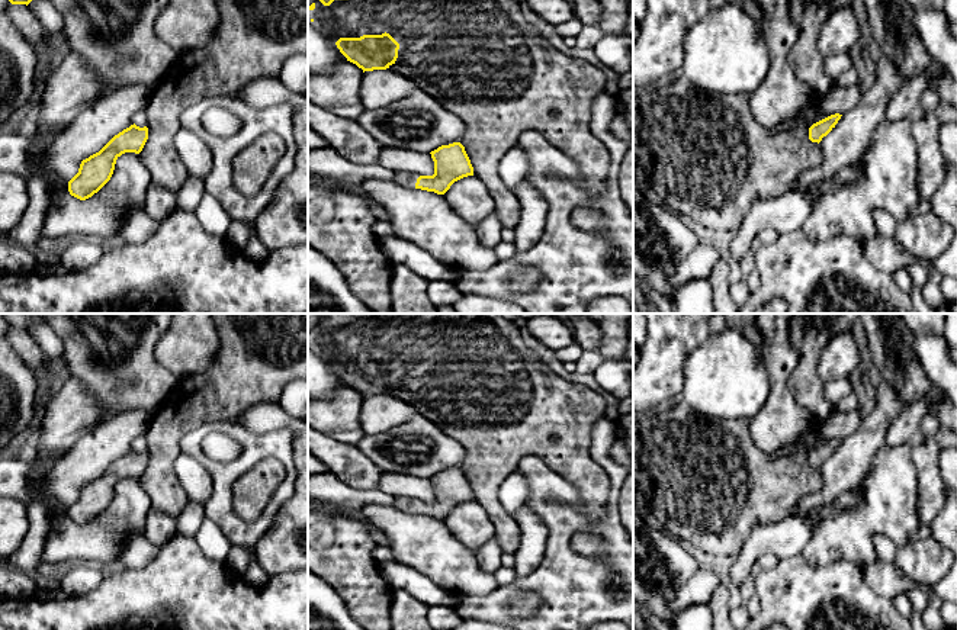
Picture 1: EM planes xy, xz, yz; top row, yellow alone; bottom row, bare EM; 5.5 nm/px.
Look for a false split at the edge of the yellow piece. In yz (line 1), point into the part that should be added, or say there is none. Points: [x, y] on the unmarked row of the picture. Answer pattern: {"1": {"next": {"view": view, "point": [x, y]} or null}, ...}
{"1": {"next": null}}

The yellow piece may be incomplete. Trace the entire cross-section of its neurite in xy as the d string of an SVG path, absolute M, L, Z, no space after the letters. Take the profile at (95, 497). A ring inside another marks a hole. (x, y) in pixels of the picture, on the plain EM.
M135 449L115 460L99 478L83 485L78 498L68 507L71 521L86 525L112 502L116 485L125 478L139 479L148 465L148 453Z

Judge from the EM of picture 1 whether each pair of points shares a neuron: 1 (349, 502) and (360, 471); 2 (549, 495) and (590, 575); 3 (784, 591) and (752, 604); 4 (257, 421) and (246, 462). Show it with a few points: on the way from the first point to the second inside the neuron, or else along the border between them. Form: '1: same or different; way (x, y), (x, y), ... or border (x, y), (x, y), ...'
1: different; border (330, 471), (350, 487), (375, 489)
2: same; way (559, 516), (559, 546), (569, 556)
3: different; border (755, 592), (760, 601), (760, 611), (757, 614)
4: different; border (238, 423), (253, 431), (288, 430)

